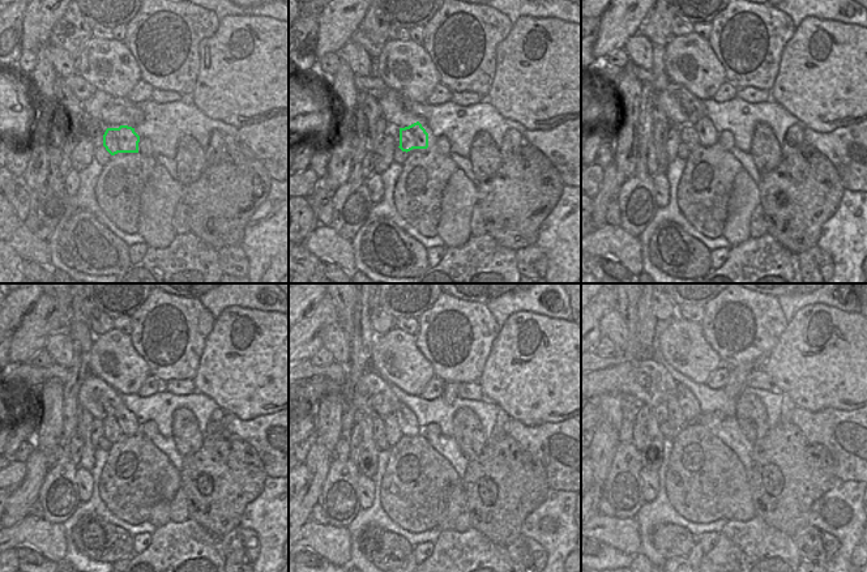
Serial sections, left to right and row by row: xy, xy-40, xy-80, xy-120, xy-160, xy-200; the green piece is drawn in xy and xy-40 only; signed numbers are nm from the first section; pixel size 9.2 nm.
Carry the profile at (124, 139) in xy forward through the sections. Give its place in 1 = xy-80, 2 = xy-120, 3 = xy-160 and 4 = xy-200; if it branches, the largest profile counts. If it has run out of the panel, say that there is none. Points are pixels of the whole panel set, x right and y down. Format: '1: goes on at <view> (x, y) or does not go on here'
1: goes on at xy-80 (708, 135)
2: goes on at xy-120 (128, 422)
3: goes on at xy-160 (410, 415)
4: goes on at xy-200 (687, 408)

